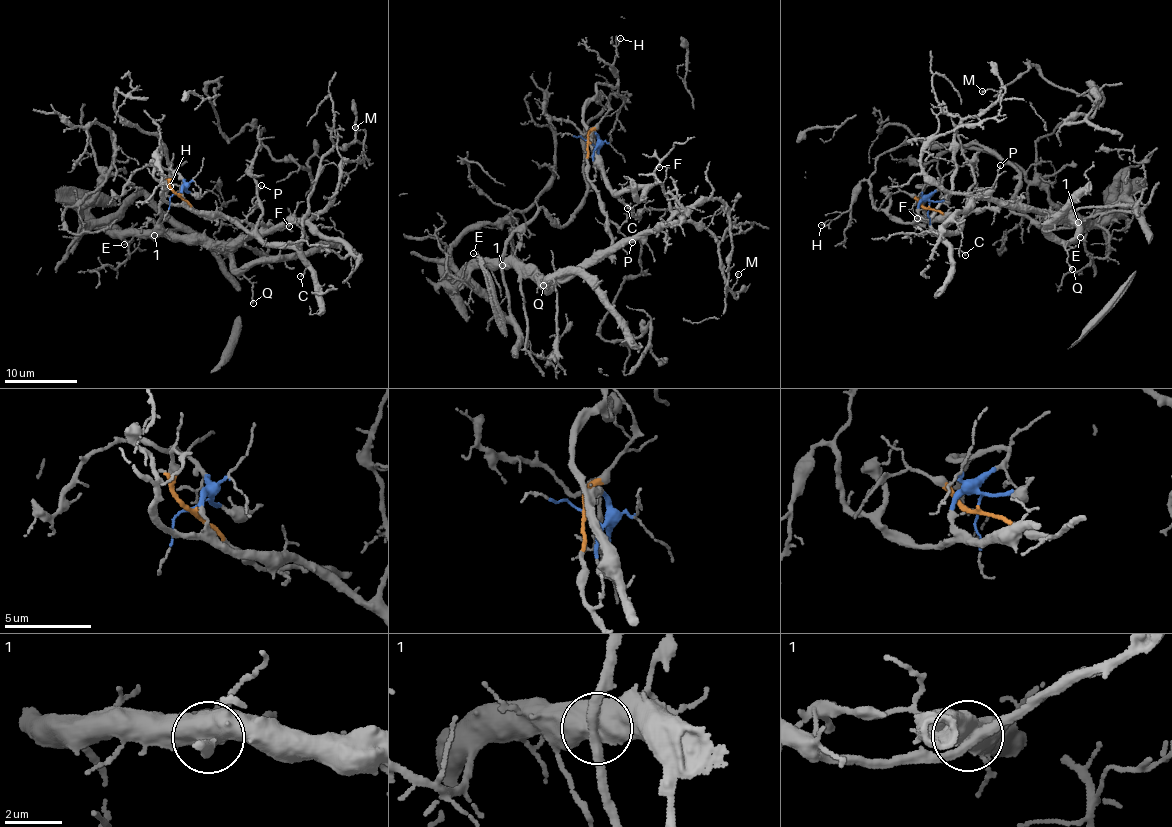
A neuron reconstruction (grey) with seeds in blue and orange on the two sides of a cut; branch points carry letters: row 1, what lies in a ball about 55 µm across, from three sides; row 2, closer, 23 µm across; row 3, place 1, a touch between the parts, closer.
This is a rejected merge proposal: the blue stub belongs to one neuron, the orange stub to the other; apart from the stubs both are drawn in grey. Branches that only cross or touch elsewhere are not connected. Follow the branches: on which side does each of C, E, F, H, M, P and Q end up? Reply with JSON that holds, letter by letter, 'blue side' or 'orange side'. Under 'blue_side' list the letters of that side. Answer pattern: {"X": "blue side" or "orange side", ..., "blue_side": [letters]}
{"C": "blue side", "E": "orange side", "F": "blue side", "H": "blue side", "M": "blue side", "P": "orange side", "Q": "orange side", "blue_side": ["C", "F", "H", "M"]}

